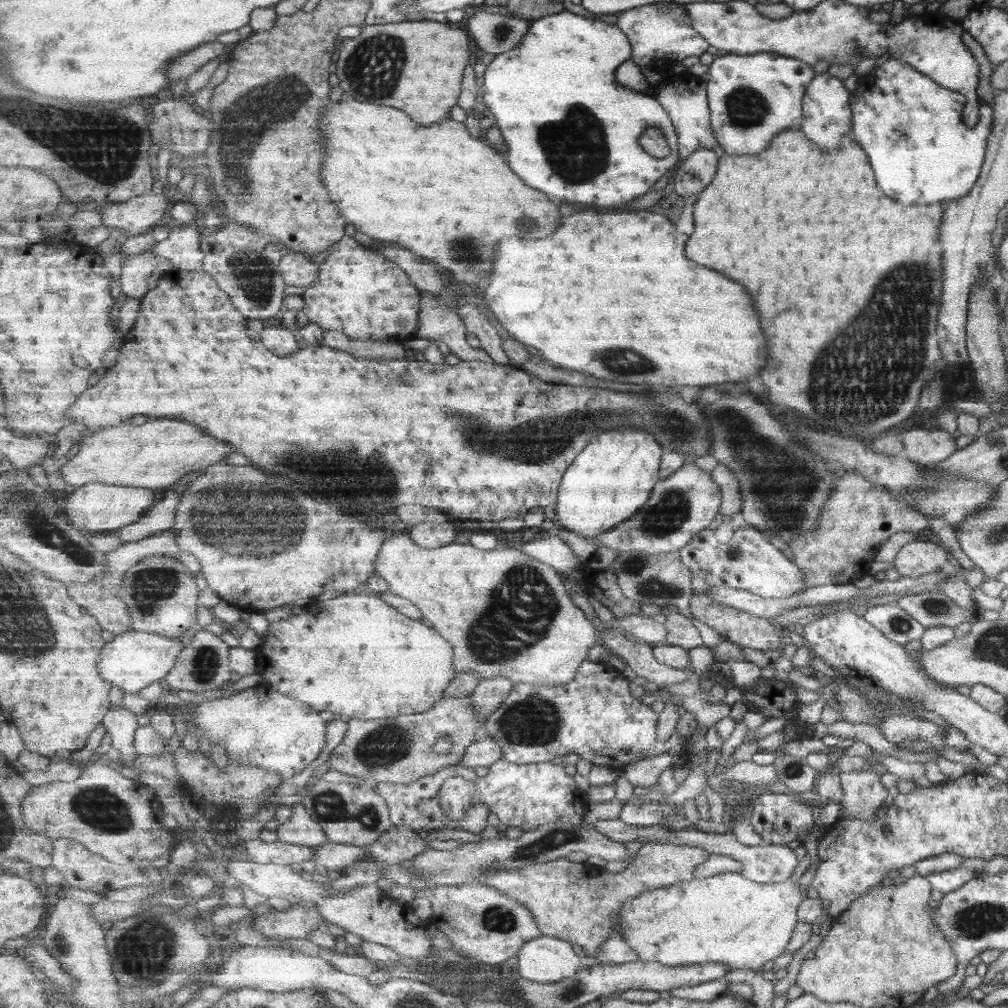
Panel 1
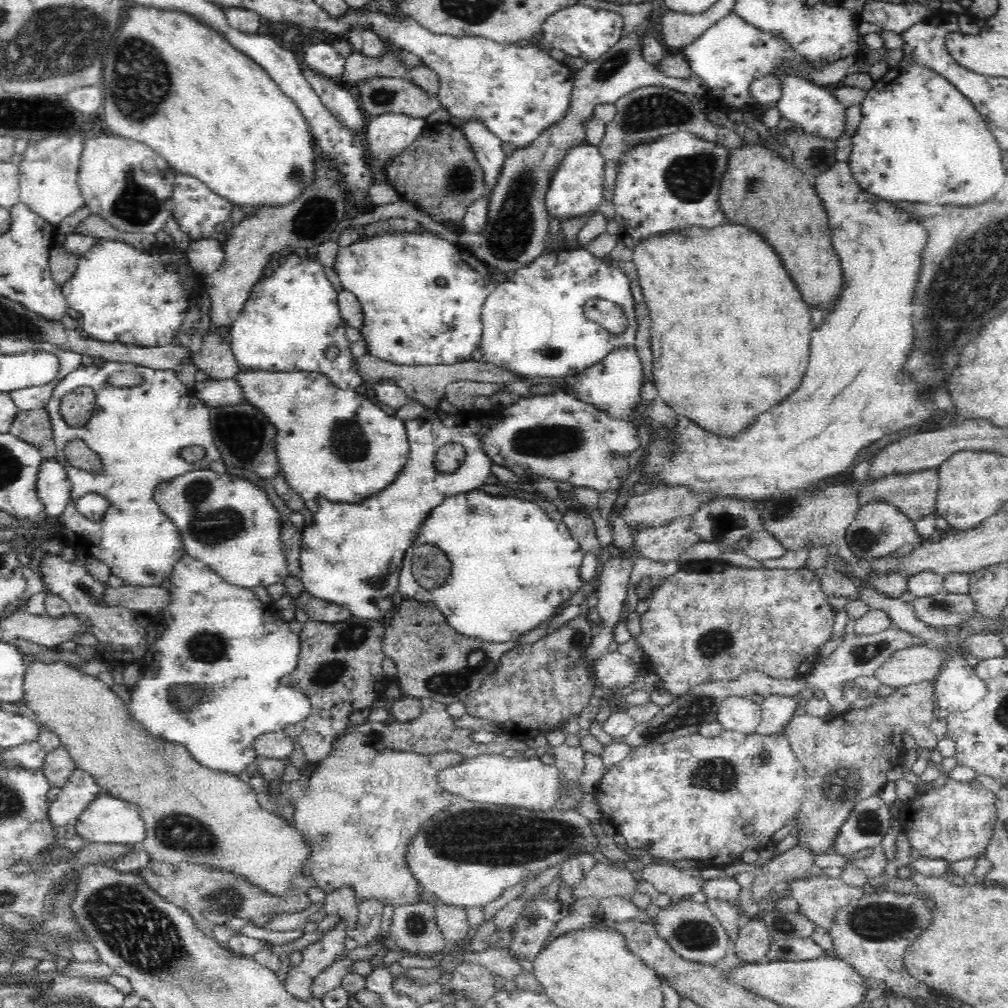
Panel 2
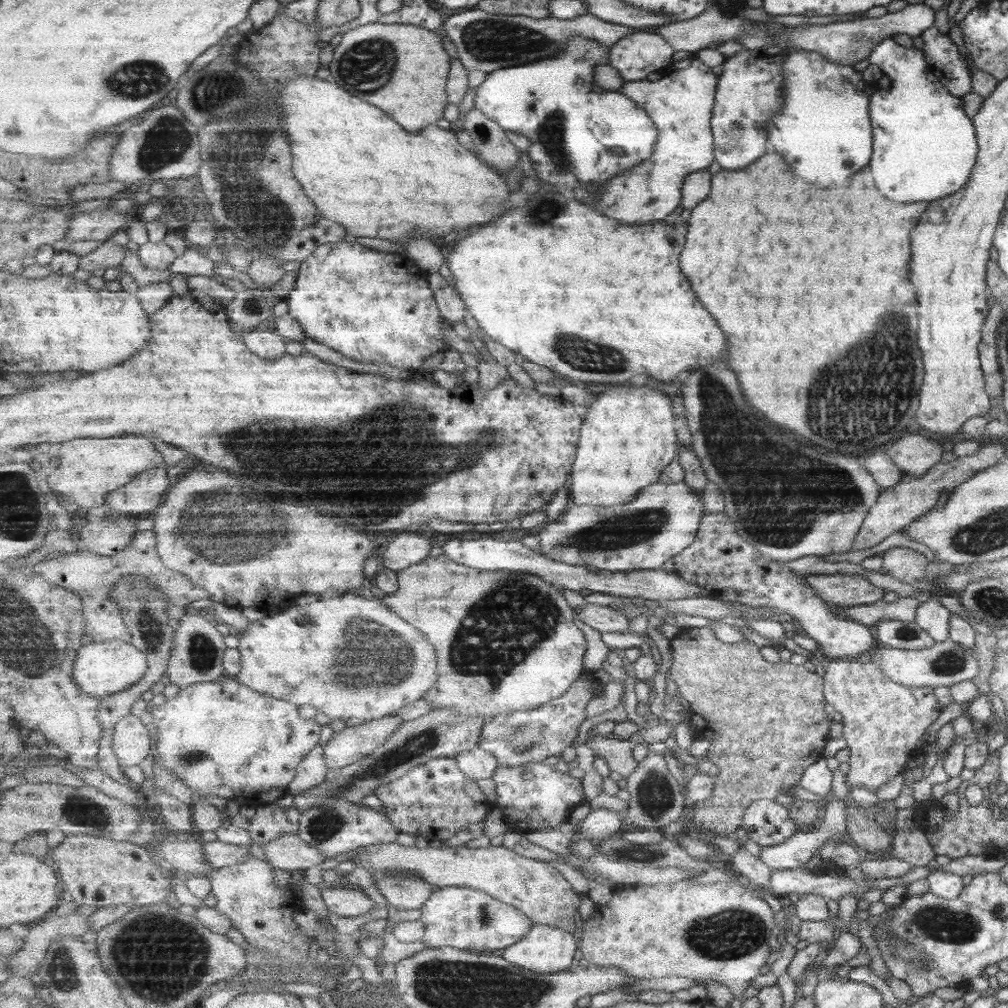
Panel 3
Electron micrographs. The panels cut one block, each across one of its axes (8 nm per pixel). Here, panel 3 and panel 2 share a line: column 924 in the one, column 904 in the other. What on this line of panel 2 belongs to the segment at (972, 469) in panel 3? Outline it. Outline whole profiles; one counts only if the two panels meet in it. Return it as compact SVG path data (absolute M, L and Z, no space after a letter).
M926 468L906 474L892 474L876 481L870 481L868 486L858 488L858 505L864 506L872 501L884 501L897 506L906 516L916 521L920 516L935 512L937 492L939 490L939 473L937 468Z

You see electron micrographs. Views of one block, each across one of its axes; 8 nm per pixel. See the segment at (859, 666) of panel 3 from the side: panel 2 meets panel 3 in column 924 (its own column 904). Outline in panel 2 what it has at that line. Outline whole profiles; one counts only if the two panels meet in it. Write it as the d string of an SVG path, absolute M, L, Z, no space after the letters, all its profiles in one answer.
M920 682L920 684L907 685L899 688L888 698L881 698L878 704L862 710L850 710L830 721L821 720L816 716L809 716L800 711L786 727L785 736L789 739L792 751L798 761L805 767L806 790L802 806L798 811L795 823L800 830L799 843L812 849L816 856L822 852L830 853L834 846L835 837L854 810L854 805L865 798L878 795L878 792L887 783L886 775L890 768L898 765L902 755L902 735L908 730L914 737L919 748L933 749L937 747L938 740L932 733L931 725L934 717L934 683Z

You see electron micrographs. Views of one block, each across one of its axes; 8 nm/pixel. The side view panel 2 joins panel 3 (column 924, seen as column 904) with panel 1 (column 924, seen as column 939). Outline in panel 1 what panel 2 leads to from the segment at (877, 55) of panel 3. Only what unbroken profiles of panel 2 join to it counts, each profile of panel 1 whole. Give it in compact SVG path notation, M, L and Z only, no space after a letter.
M889 57L880 66L873 68L865 80L861 80L865 92L850 94L853 140L865 152L869 166L875 174L877 186L885 196L901 204L931 204L941 200L955 201L969 192L977 180L983 164L987 135L992 121L992 108L985 101L977 107L975 126L968 127L962 121L965 97L943 88L925 75L918 73L909 63Z

